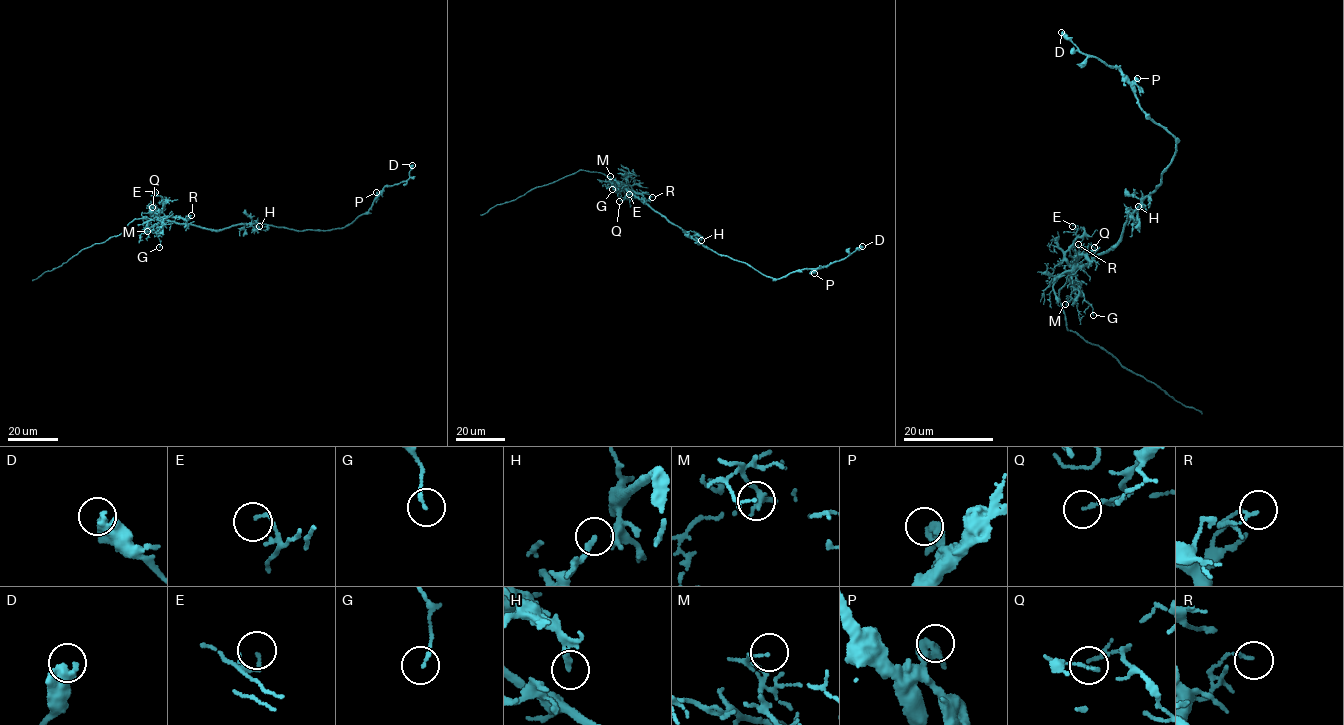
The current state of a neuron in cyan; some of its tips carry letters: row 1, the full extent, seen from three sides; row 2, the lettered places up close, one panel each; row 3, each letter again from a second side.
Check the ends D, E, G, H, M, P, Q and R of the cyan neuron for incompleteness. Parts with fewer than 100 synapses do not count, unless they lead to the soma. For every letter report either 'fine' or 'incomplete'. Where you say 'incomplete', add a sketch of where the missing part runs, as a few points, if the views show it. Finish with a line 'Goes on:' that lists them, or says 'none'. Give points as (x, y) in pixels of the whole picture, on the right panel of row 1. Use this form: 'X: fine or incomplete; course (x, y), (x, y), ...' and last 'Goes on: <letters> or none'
D: fine
E: fine
G: fine
H: fine
M: fine
P: fine
Q: fine
R: fine
Goes on: none

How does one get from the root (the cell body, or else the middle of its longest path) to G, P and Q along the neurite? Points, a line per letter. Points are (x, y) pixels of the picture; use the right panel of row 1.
G: (1122, 235), (1109, 252), (1075, 270), (1079, 289), (1093, 308), (1093, 315)
P: (1122, 235), (1123, 224), (1161, 182), (1176, 151), (1174, 138), (1141, 108), (1137, 78)
Q: (1122, 235), (1106, 253), (1080, 268), (1074, 266), (1083, 250), (1090, 245), (1094, 247)

